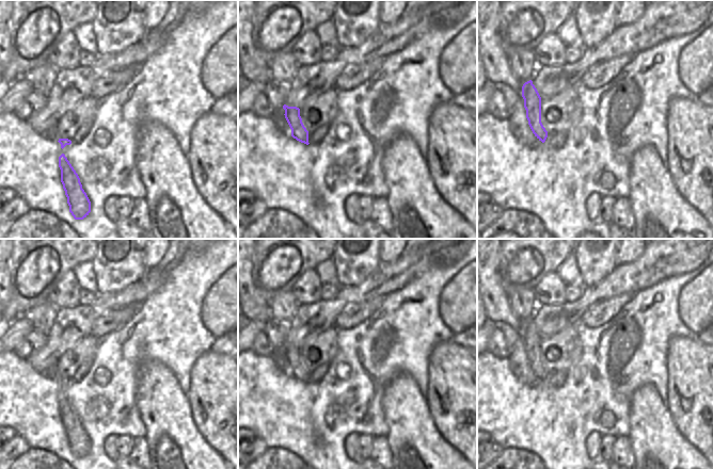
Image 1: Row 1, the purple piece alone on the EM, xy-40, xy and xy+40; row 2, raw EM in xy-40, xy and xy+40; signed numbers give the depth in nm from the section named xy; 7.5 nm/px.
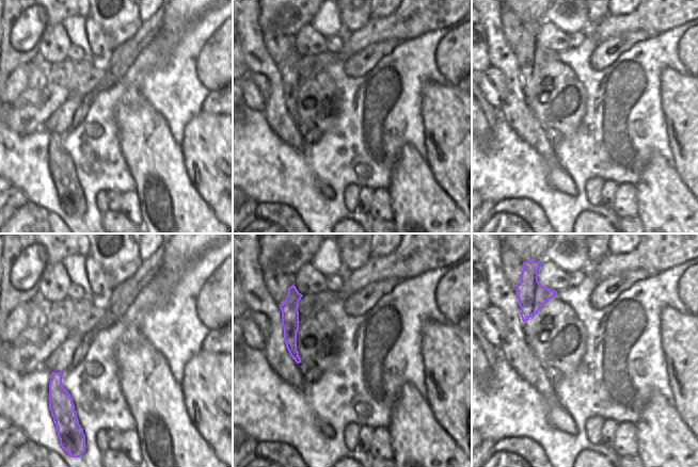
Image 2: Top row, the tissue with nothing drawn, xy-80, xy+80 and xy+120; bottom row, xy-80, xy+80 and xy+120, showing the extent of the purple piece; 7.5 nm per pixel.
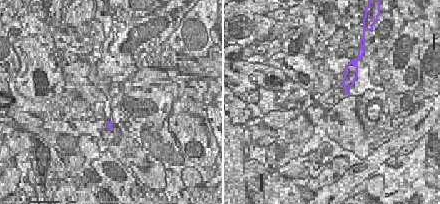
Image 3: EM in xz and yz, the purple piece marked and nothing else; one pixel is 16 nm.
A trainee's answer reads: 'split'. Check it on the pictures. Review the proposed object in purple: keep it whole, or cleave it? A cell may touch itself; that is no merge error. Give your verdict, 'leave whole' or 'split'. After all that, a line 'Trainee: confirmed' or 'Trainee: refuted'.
leave whole
Trainee: refuted

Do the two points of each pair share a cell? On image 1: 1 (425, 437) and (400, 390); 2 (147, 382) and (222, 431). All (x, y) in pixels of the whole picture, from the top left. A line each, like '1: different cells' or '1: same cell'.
1: same cell
2: different cells

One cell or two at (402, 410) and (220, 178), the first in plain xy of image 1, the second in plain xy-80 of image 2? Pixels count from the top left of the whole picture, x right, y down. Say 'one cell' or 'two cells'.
two cells

